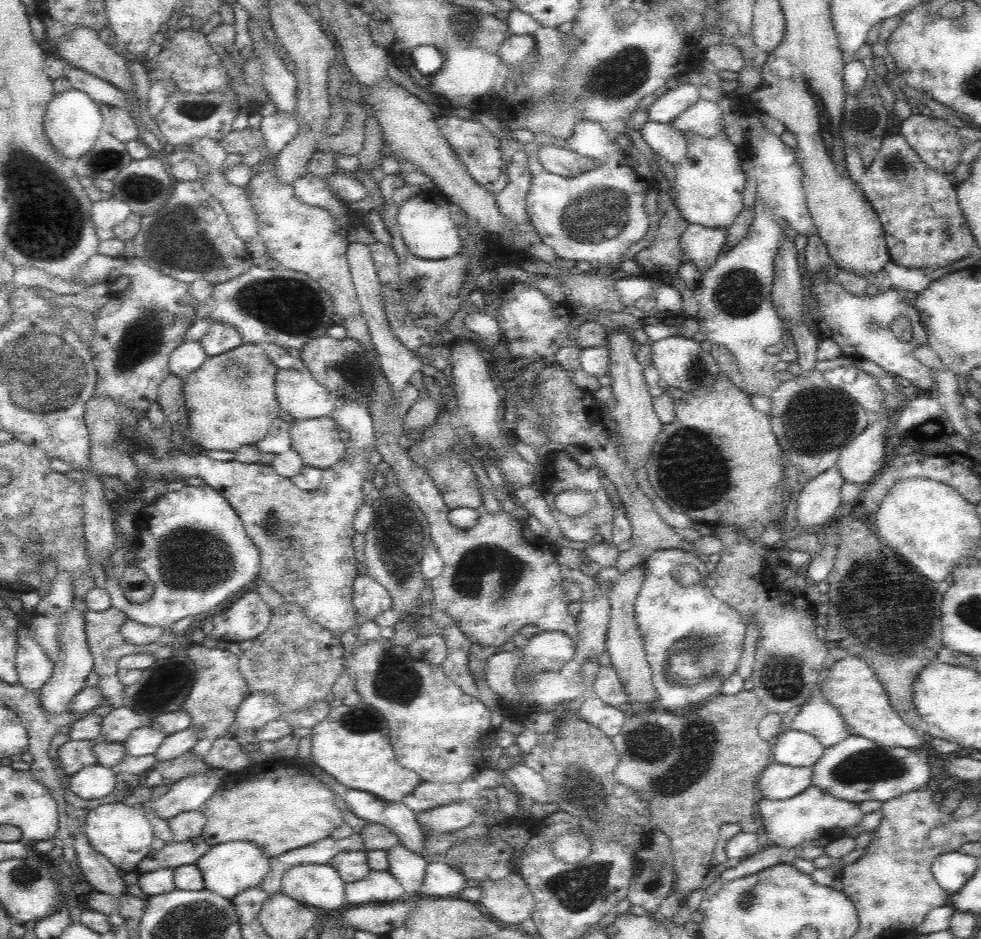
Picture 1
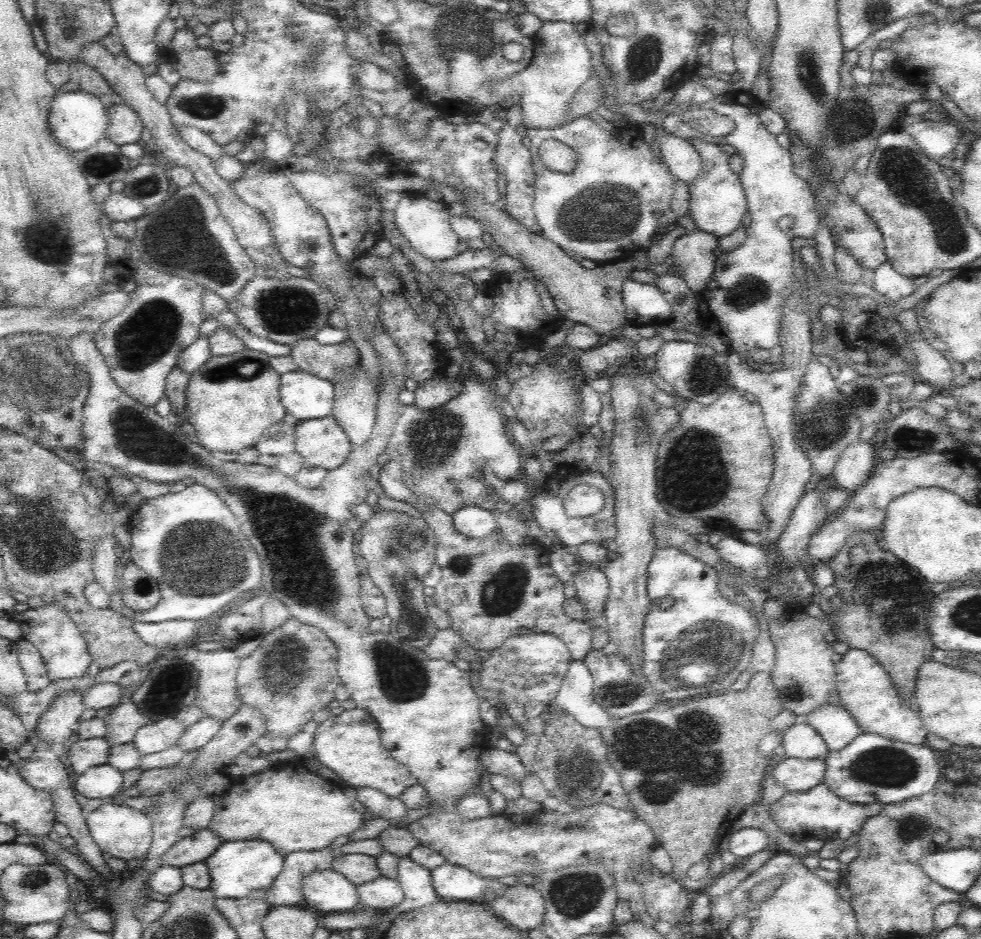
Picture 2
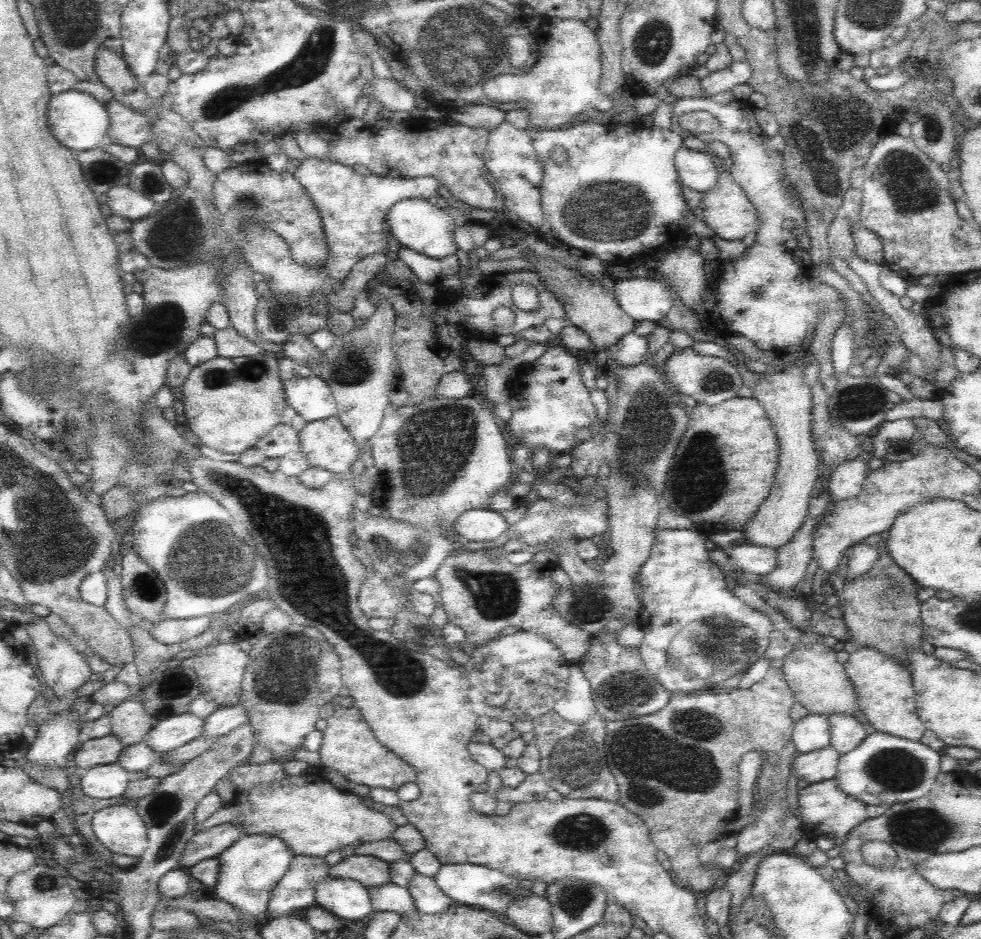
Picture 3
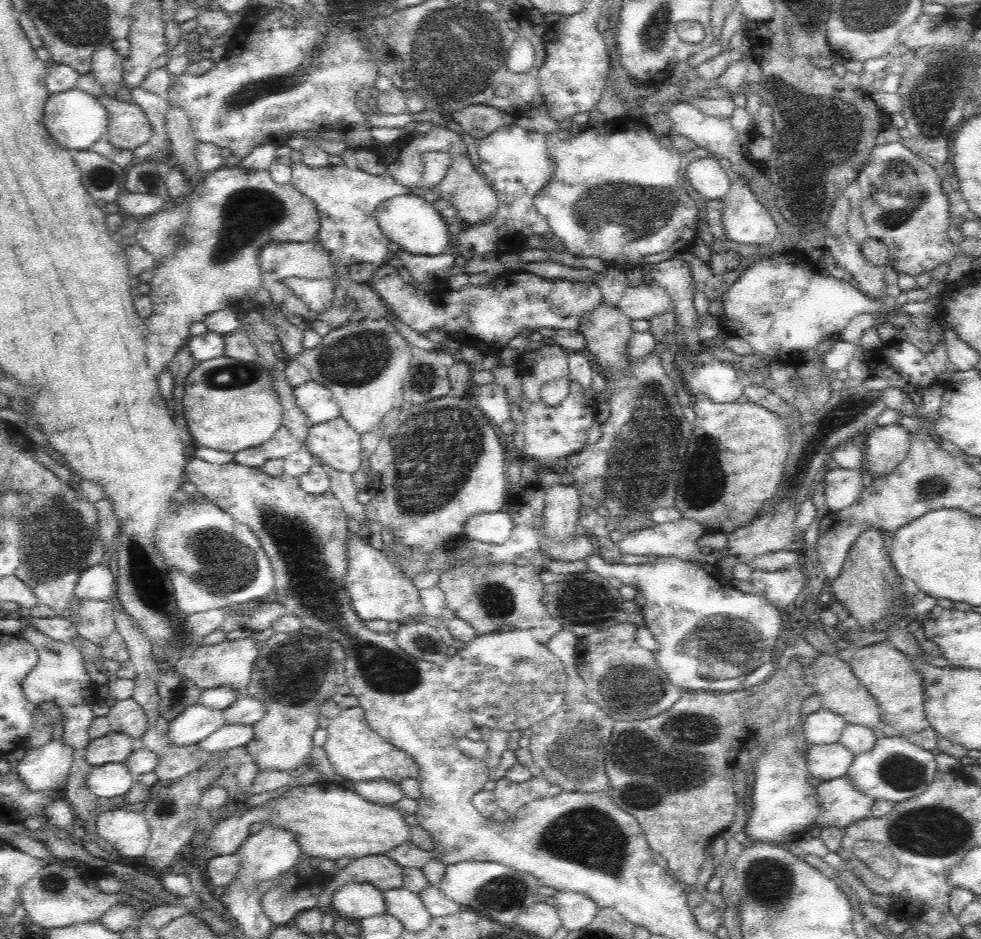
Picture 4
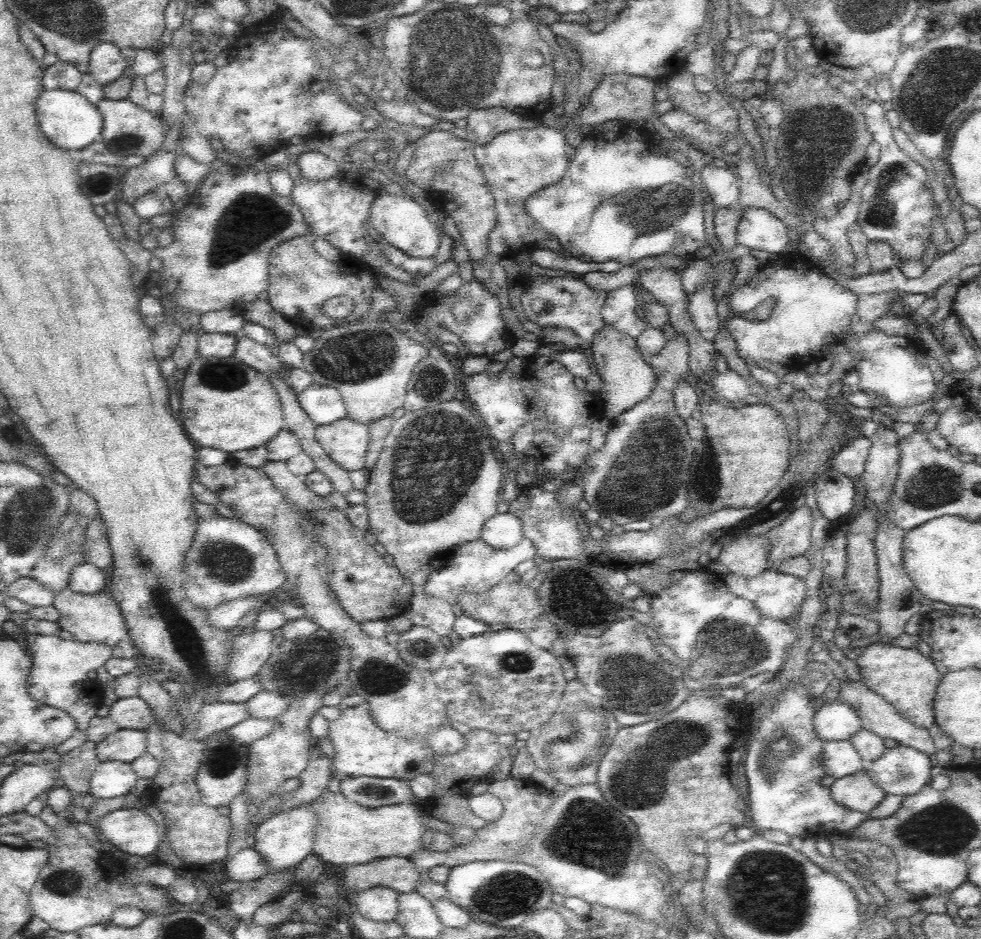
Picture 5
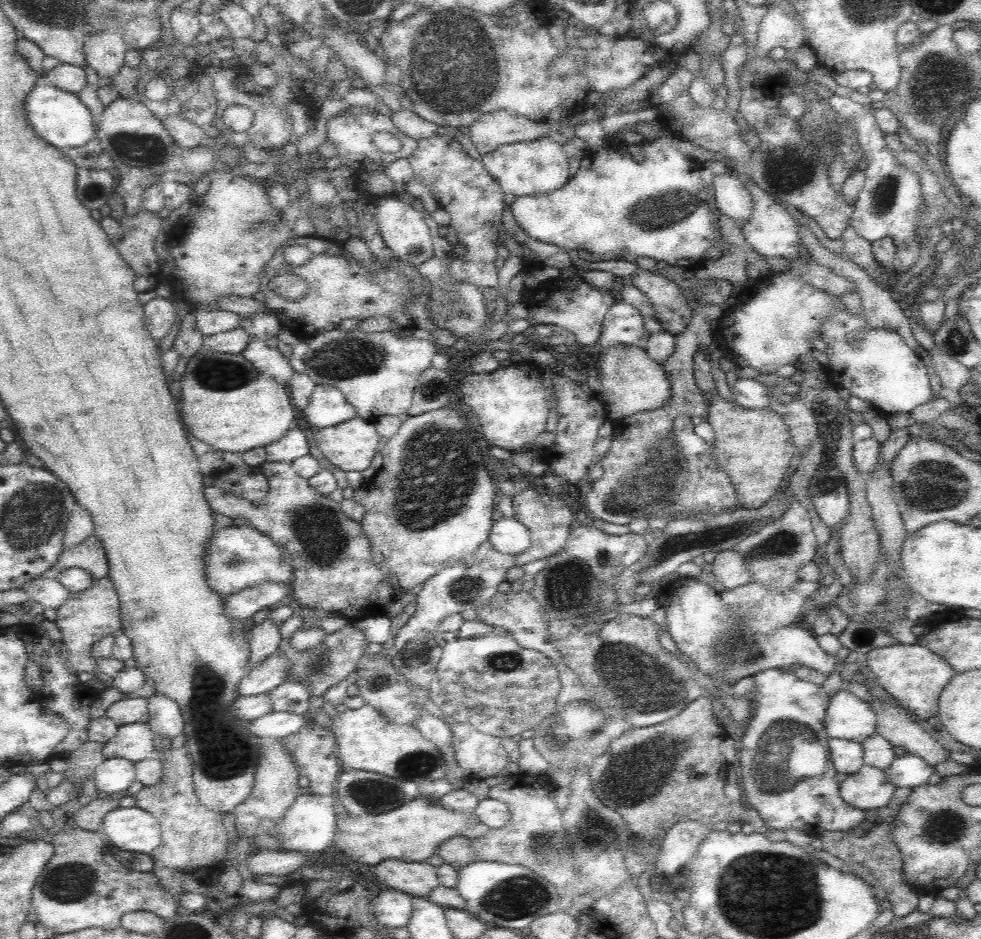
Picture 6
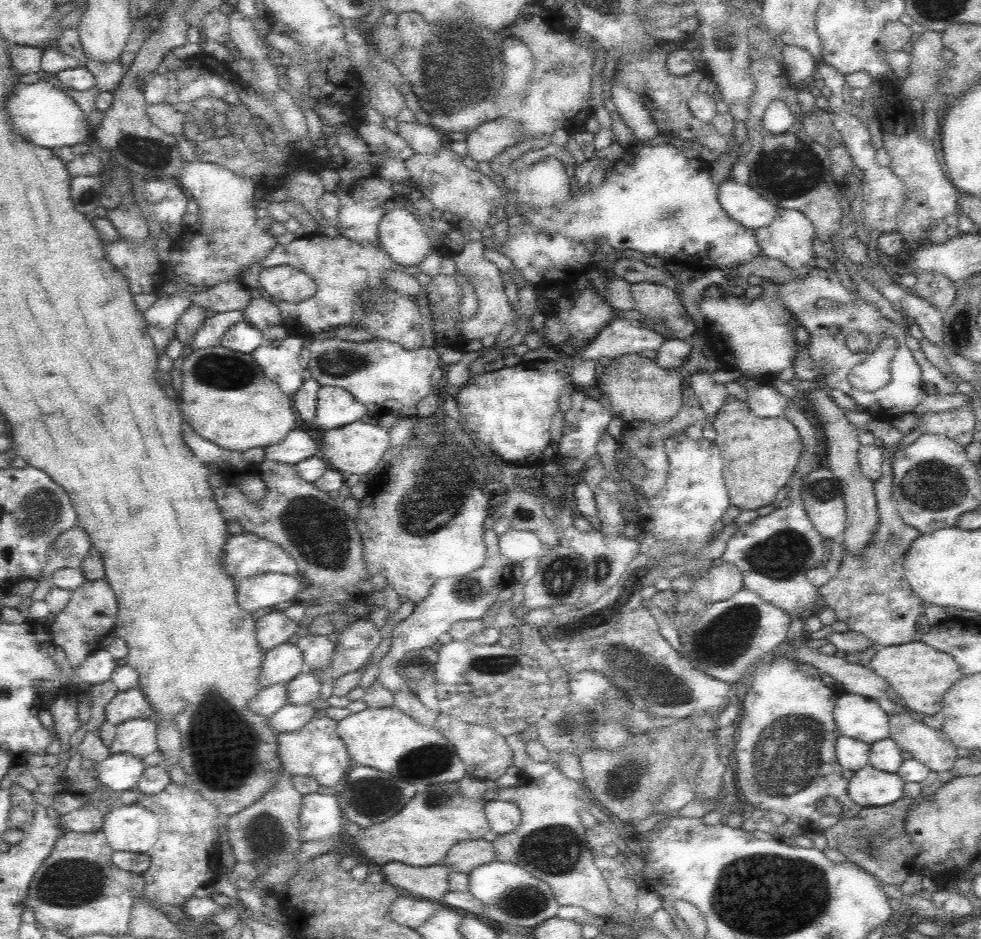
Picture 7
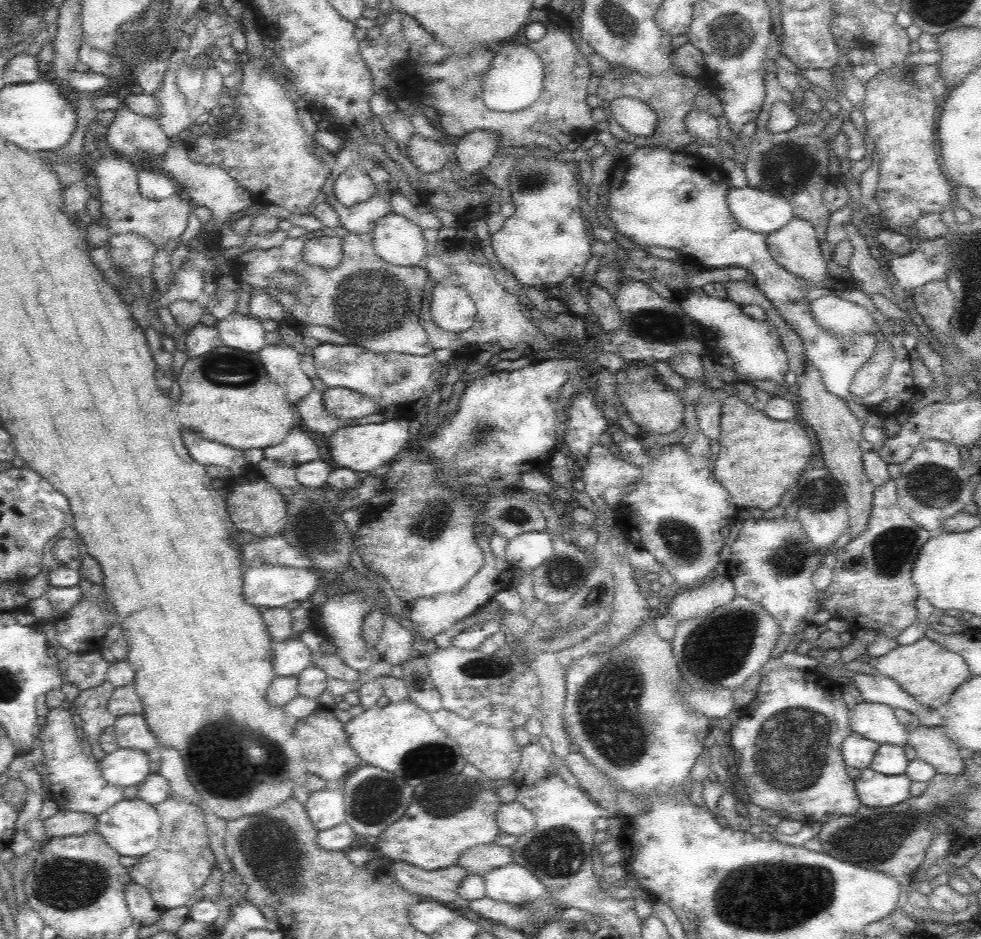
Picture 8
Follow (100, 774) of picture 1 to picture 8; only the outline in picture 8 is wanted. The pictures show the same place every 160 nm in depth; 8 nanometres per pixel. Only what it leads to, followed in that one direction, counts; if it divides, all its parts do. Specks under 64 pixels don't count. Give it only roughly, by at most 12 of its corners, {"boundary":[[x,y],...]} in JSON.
{"boundary":[[118,747],[99,760],[115,787],[138,786],[150,773],[147,753]]}

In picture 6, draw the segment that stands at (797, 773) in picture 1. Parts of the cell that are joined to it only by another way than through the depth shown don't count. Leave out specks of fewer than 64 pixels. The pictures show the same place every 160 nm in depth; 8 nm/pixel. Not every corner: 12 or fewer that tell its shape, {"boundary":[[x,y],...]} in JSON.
{"boundary":[[829,738],[836,772],[854,774],[862,768],[861,743]]}

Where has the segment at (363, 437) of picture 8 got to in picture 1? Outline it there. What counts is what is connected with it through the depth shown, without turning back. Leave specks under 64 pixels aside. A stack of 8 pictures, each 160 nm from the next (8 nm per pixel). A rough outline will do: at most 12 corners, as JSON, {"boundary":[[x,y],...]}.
{"boundary":[[333,418],[290,423],[291,448],[327,469],[345,455]]}

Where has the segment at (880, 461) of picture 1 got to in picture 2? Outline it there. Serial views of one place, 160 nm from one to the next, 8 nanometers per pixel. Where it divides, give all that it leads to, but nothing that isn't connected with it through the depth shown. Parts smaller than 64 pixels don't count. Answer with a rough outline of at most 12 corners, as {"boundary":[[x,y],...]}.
{"boundary":[[859,440],[840,454],[832,476],[855,492],[876,462],[872,444]]}

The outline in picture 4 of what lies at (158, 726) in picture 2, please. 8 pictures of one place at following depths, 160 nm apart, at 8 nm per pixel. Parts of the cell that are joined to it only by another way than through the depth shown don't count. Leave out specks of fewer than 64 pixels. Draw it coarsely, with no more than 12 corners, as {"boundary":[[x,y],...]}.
{"boundary":[[198,703],[168,722],[168,739],[198,744],[224,711]]}

